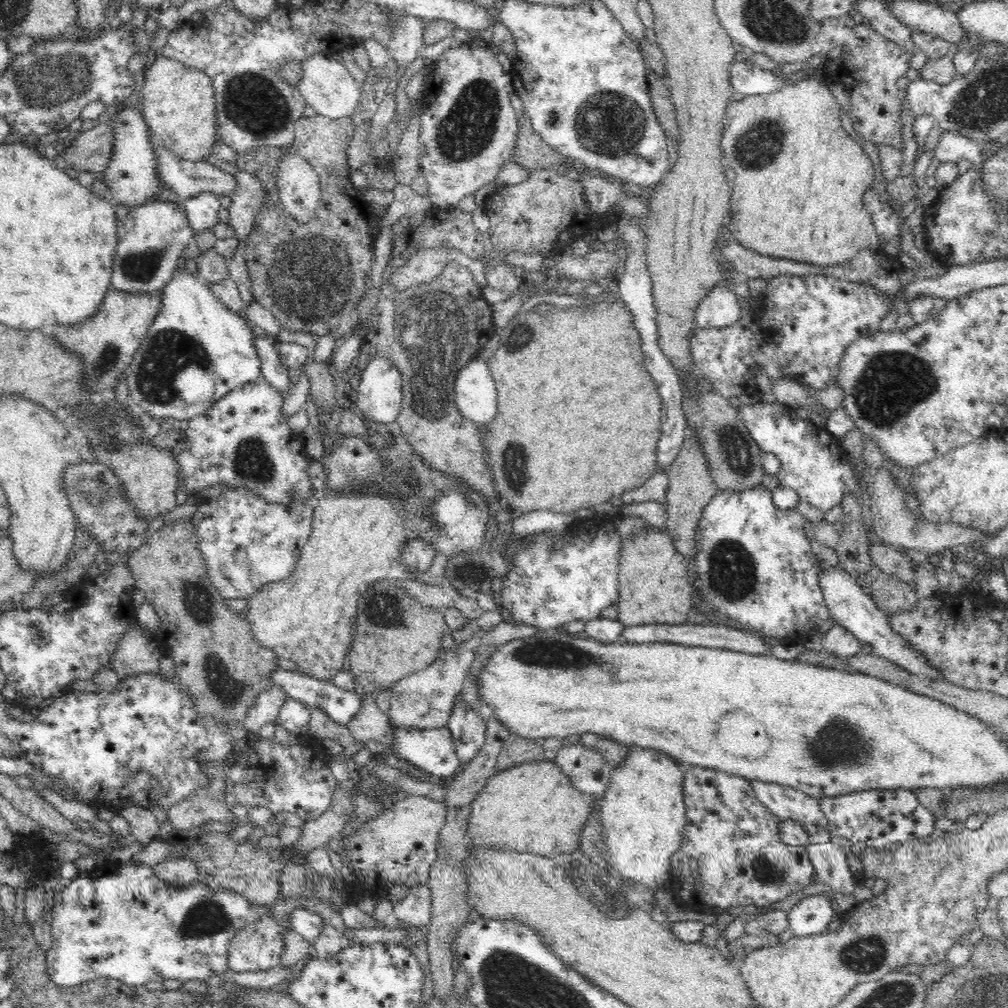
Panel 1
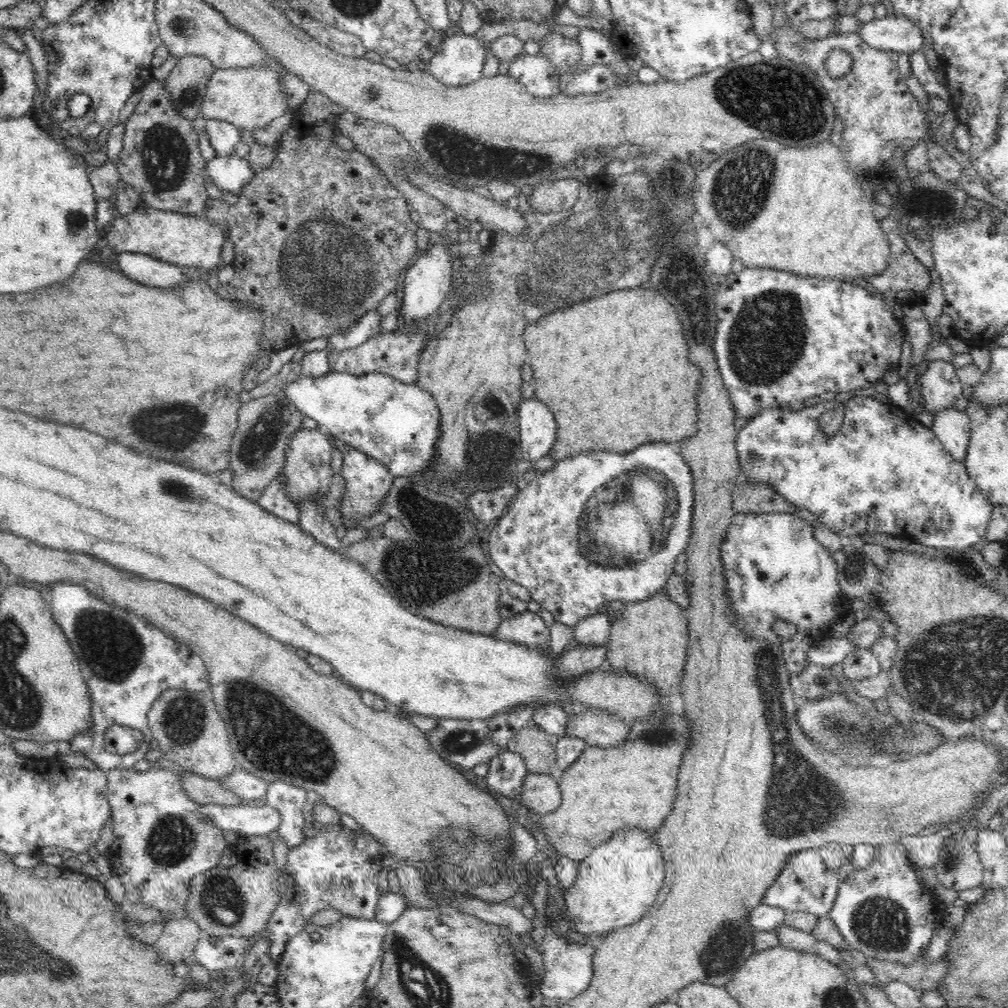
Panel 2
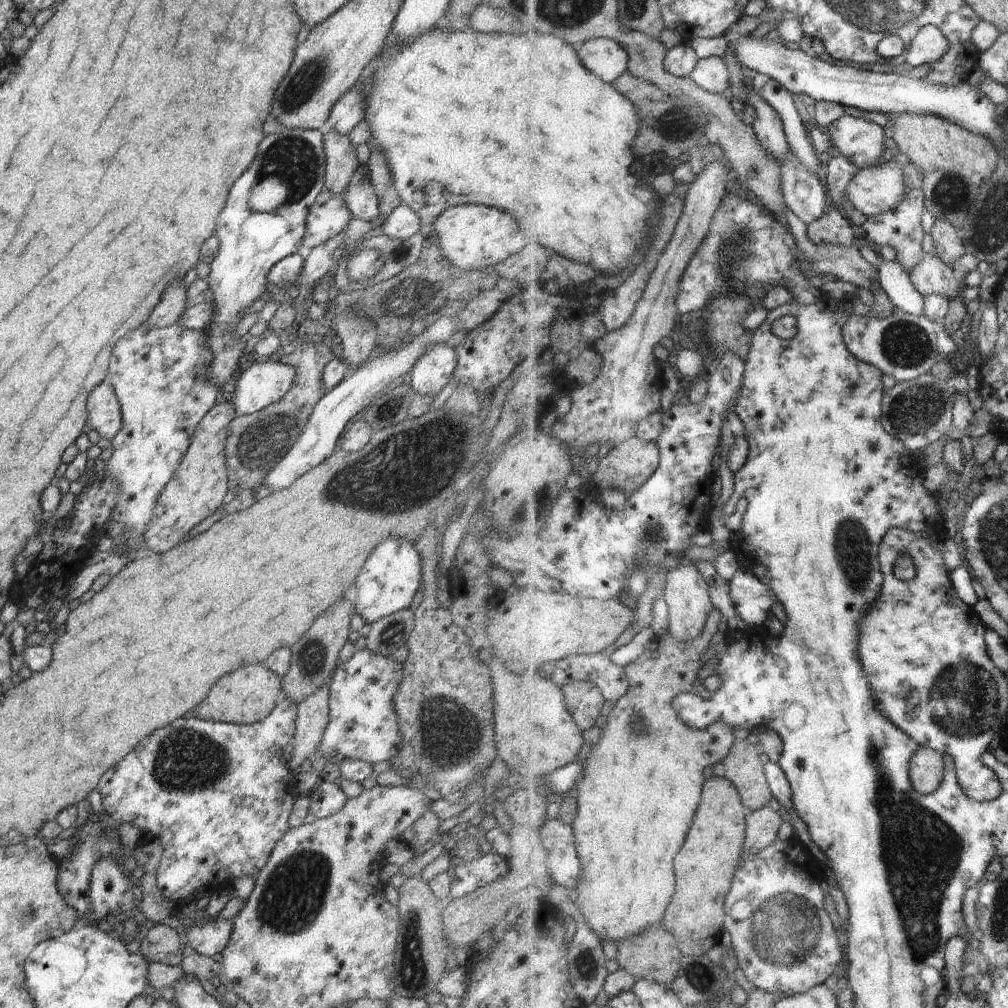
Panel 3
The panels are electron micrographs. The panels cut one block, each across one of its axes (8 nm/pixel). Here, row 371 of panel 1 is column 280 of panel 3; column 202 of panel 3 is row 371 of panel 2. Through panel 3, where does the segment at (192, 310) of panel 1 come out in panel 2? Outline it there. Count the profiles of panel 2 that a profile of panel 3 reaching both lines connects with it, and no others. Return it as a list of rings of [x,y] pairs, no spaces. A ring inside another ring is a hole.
[[[330,371],[324,376],[302,375],[283,388],[283,395],[300,412],[315,420],[320,429],[344,441],[364,455],[383,464],[395,477],[418,476],[431,470],[436,458],[435,444],[440,434],[440,411],[434,397],[415,384],[406,384],[379,372],[356,376]]]

